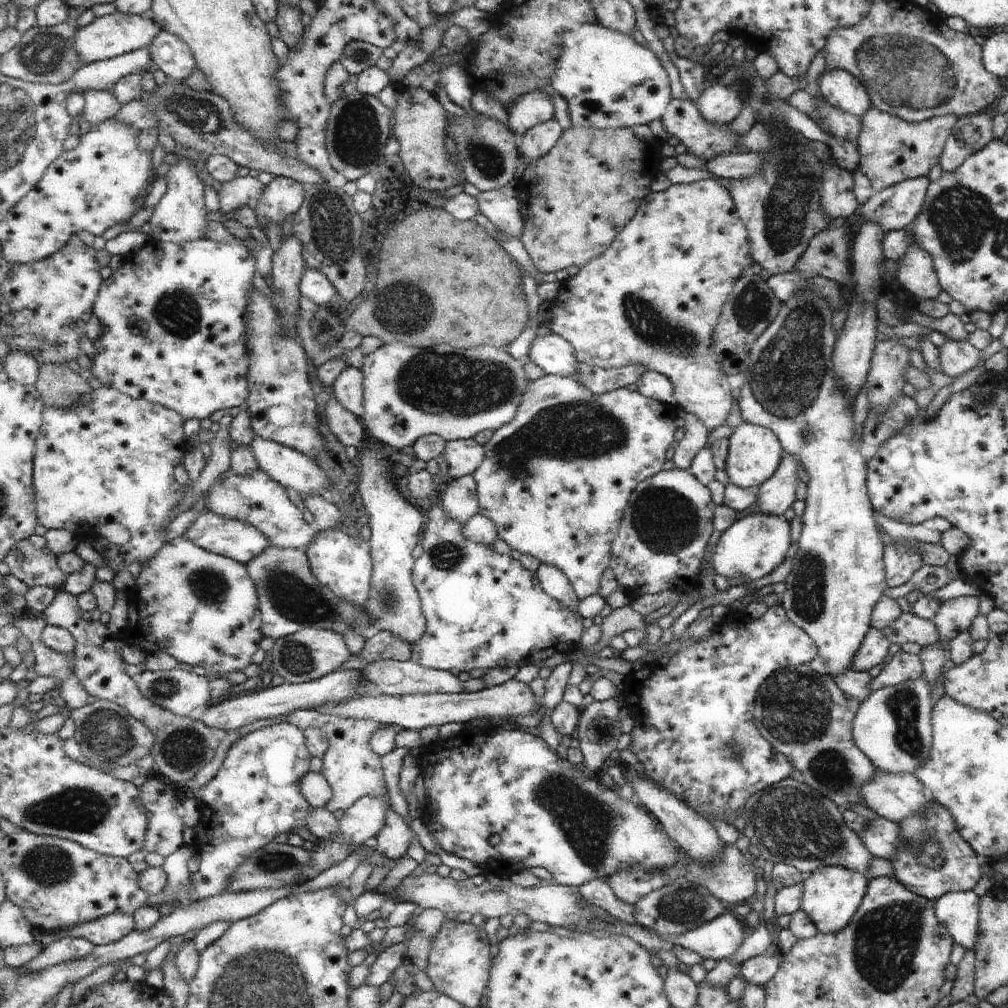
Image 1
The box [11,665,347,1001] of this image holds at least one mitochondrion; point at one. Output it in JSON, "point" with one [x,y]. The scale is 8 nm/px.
{"point":[83,809]}

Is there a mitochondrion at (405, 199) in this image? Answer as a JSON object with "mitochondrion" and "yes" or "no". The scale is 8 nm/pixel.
{"mitochondrion":"no"}

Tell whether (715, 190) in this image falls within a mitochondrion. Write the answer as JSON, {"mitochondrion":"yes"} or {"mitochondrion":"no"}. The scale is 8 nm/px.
{"mitochondrion":"no"}

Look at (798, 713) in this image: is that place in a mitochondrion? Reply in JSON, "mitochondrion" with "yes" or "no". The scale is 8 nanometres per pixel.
{"mitochondrion":"yes"}

